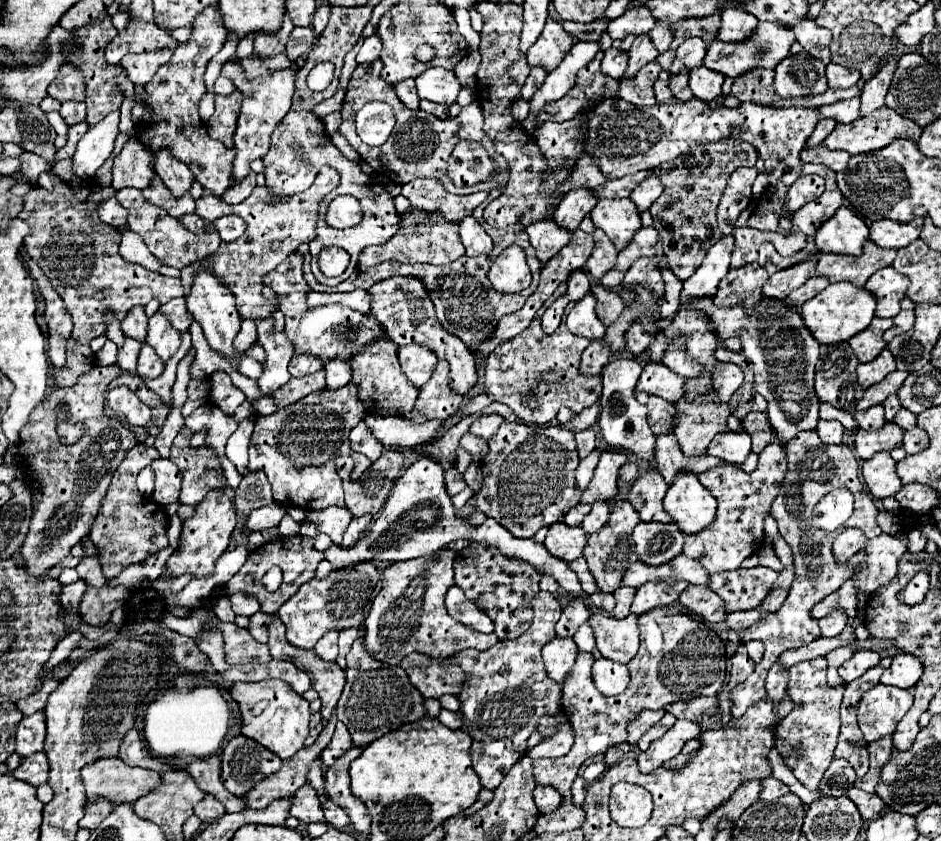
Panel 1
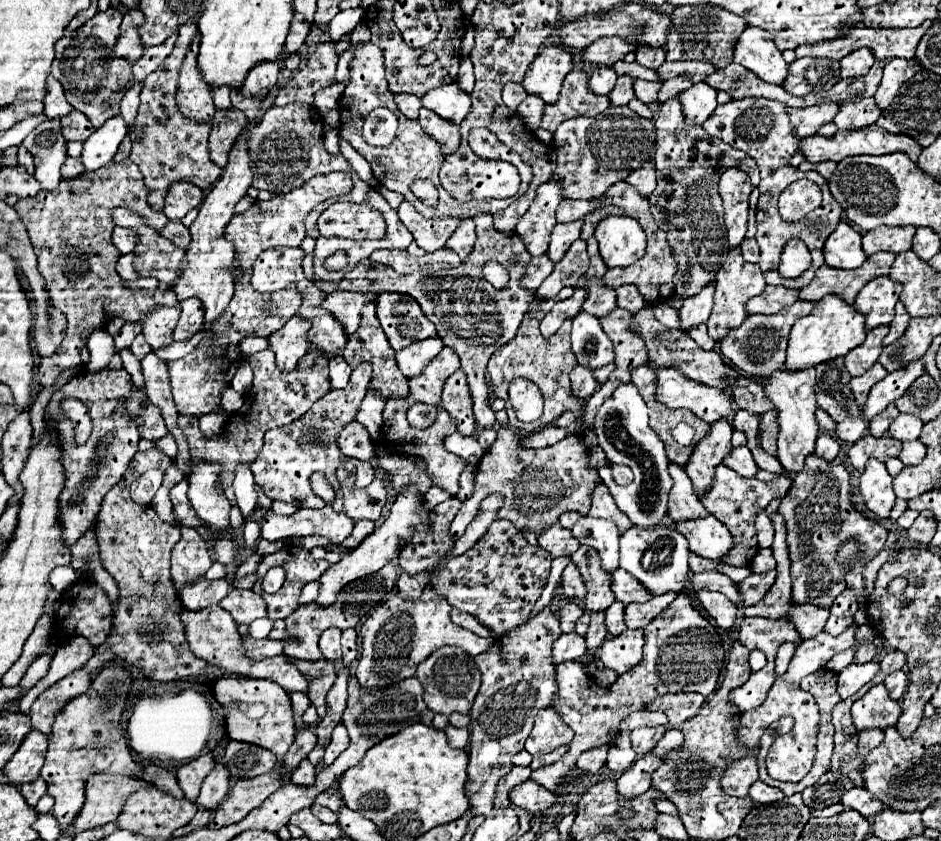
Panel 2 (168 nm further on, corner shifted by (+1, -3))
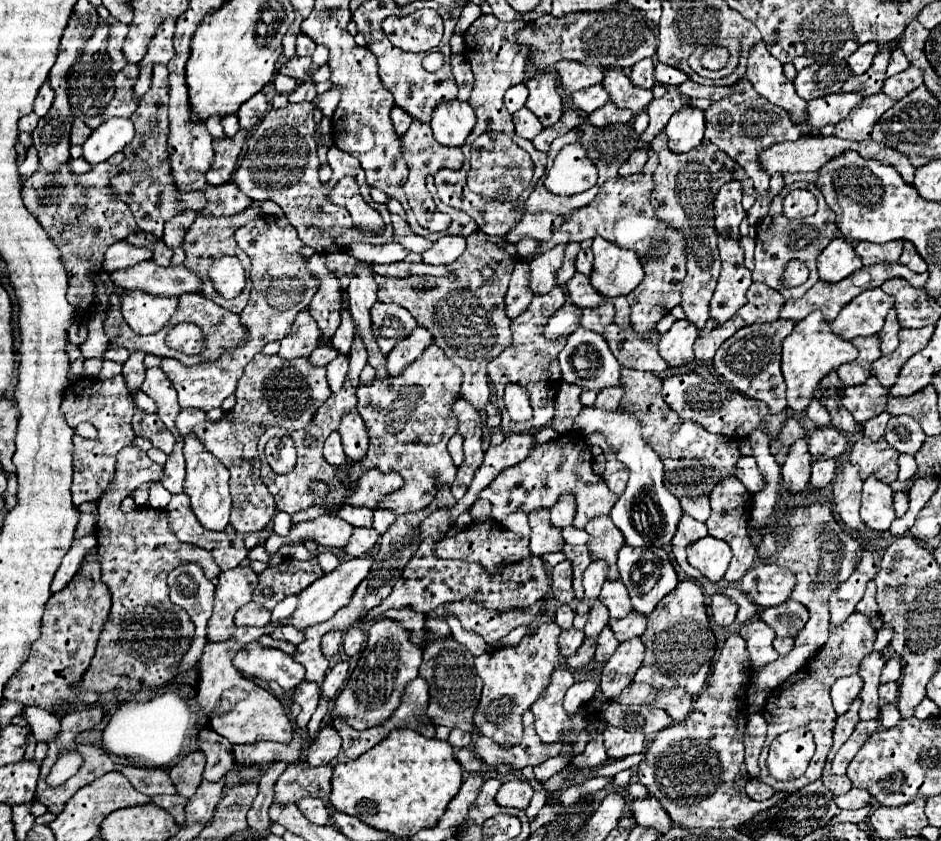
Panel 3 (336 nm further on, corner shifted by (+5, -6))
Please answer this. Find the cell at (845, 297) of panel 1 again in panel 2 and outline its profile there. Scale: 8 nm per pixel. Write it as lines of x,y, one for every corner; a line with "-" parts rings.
827,294
819,302
815,302
815,308
809,316
799,318
789,334
789,346
787,346
787,362
785,366
789,370
803,370
817,366
819,362
833,360
837,356
845,356
855,346
863,344
865,340
865,316
857,312
857,308
849,302
845,302
841,296

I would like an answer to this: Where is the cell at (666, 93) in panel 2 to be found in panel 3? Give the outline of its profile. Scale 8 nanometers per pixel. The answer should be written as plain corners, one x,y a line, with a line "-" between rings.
671,87
671,91
667,91
665,97
653,99
653,101
649,103
649,107
647,107
647,113
649,113
651,121
649,121
649,127
647,127
647,129
643,131
643,135
641,135
641,141
643,141
645,145
651,145
653,137
657,137
657,135
665,129
669,117
671,117
677,109
681,109
681,105
683,105
683,97
679,95
679,91
675,91
675,87

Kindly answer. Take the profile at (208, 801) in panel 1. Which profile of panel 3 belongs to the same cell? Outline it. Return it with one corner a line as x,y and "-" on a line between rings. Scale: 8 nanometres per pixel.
201,729
199,735
197,735
197,745
207,757
207,765
205,765
205,771
203,771
203,777
207,781
217,781
227,771
235,769
233,745
225,737
217,735
211,729

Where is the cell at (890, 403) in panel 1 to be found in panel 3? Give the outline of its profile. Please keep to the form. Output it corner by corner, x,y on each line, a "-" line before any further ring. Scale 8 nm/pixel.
883,411
881,415
873,417
869,423
865,423
865,429
863,429
863,435
867,435
869,439
881,439
883,433
885,433
885,427
887,427
887,421
889,421
889,413

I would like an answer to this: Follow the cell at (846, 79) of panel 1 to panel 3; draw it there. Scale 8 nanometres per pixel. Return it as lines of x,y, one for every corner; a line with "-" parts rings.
865,43
861,45
861,49
857,49
849,59
849,67
851,67
851,73
853,75
861,75
865,73
869,67
871,67
871,61
875,57
875,53
879,51
879,45
877,43

